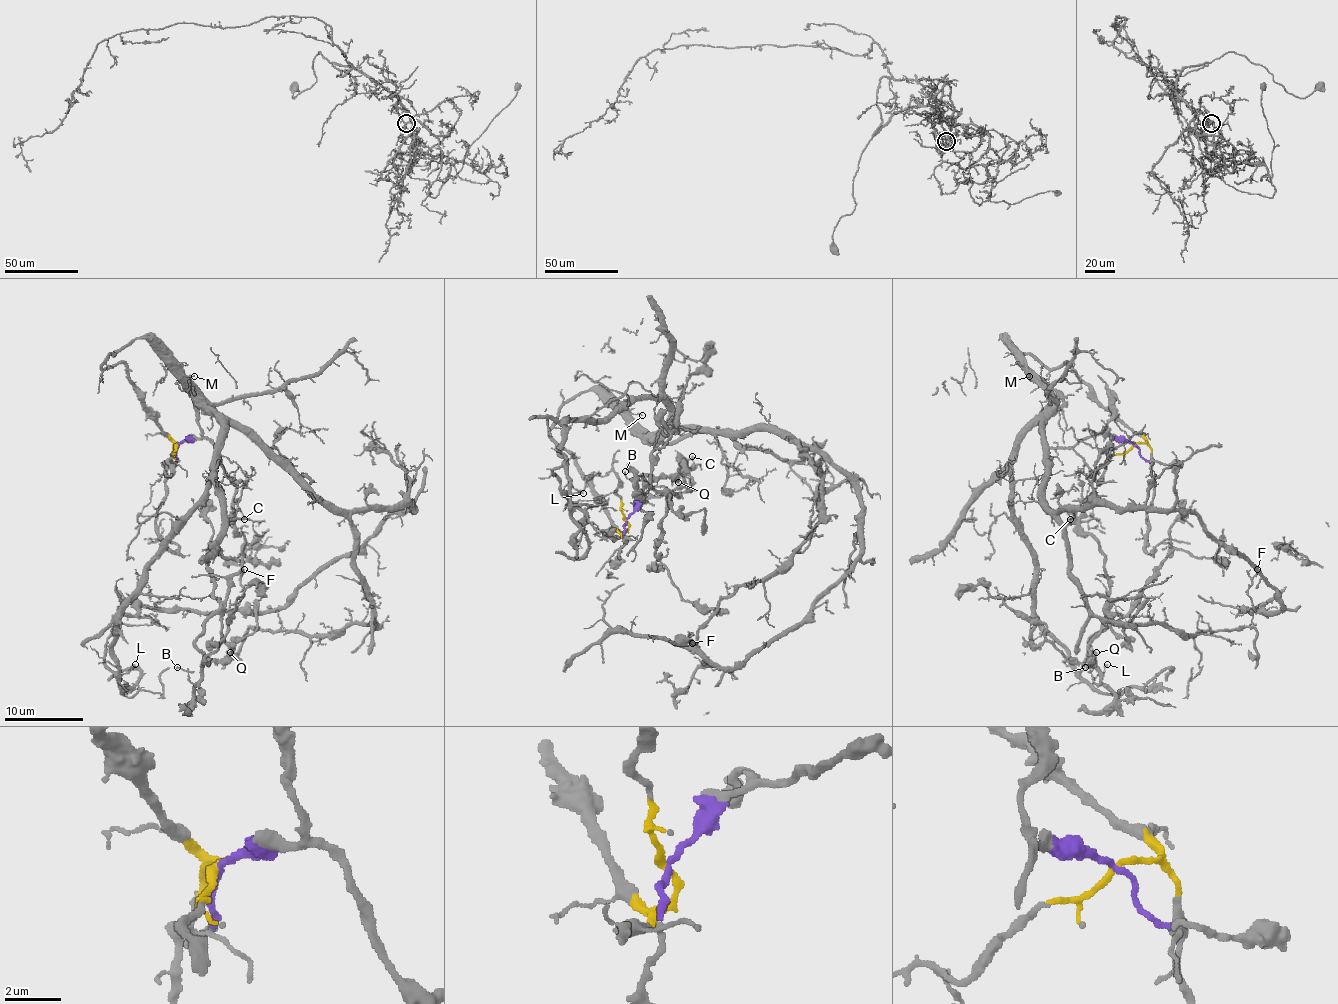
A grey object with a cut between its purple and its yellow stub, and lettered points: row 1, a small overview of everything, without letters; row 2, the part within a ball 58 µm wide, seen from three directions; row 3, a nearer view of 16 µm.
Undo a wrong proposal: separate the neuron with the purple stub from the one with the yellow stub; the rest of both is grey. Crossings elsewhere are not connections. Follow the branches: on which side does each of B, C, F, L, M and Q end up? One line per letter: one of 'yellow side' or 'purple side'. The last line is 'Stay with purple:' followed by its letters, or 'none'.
B: purple side
C: purple side
F: yellow side
L: yellow side
M: yellow side
Q: purple side
Stay with purple: B, C, Q

